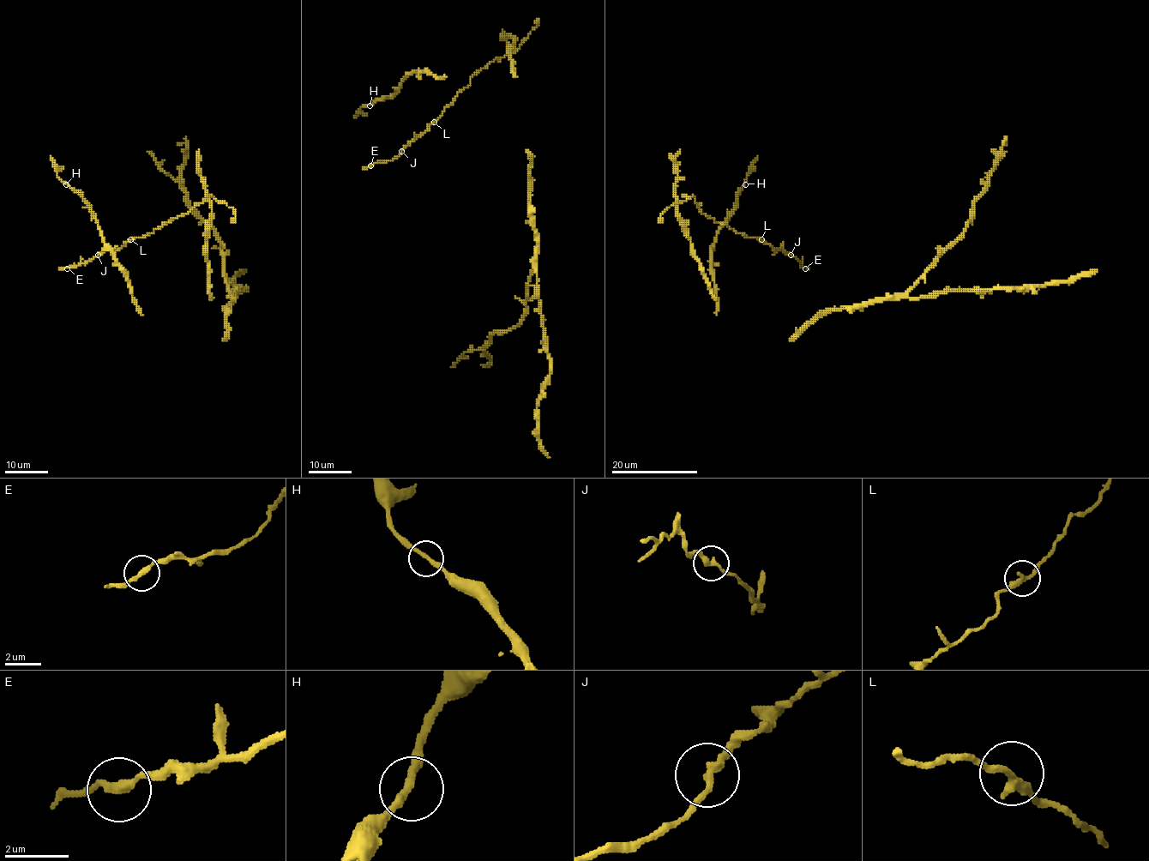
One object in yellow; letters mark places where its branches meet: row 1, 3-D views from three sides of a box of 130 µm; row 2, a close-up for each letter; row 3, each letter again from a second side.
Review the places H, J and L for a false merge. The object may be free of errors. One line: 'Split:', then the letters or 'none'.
Split: none

